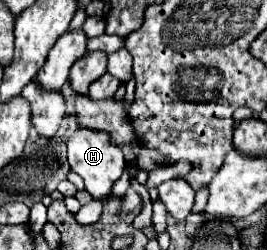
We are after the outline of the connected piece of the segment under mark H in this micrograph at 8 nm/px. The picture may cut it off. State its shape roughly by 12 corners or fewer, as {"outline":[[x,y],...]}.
{"outline":[[79,128],[69,166],[93,200],[105,202],[125,158],[107,132]]}

